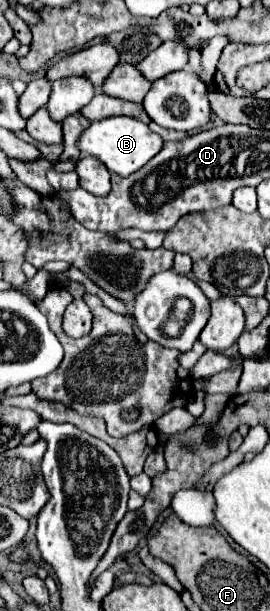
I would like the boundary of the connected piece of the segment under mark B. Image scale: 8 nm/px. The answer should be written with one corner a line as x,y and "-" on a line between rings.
112,117
100,123
92,123
88,131
80,137
80,143
78,143
84,157
92,155
100,159
108,167
108,171
116,175
132,175
134,171
144,167
162,149
162,145
164,141
158,133
150,131
146,123
140,123
132,117

